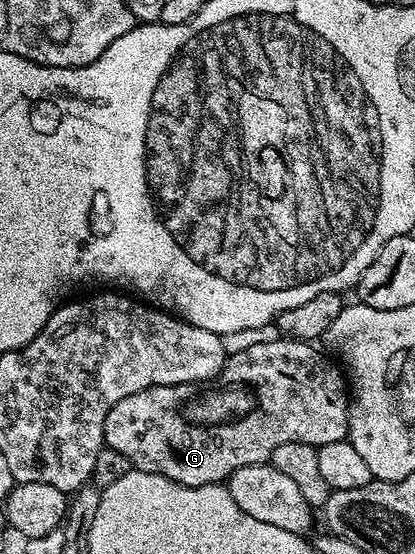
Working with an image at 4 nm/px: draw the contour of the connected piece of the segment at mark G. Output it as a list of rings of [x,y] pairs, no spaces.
[[[278,337],[272,342],[255,342],[236,354],[234,351],[224,362],[223,371],[210,382],[150,386],[117,400],[105,416],[106,449],[121,452],[136,470],[160,474],[182,486],[213,486],[226,483],[237,468],[266,463],[273,448],[281,444],[300,442],[318,448],[344,441],[349,394],[340,367],[322,358],[310,341]]]

